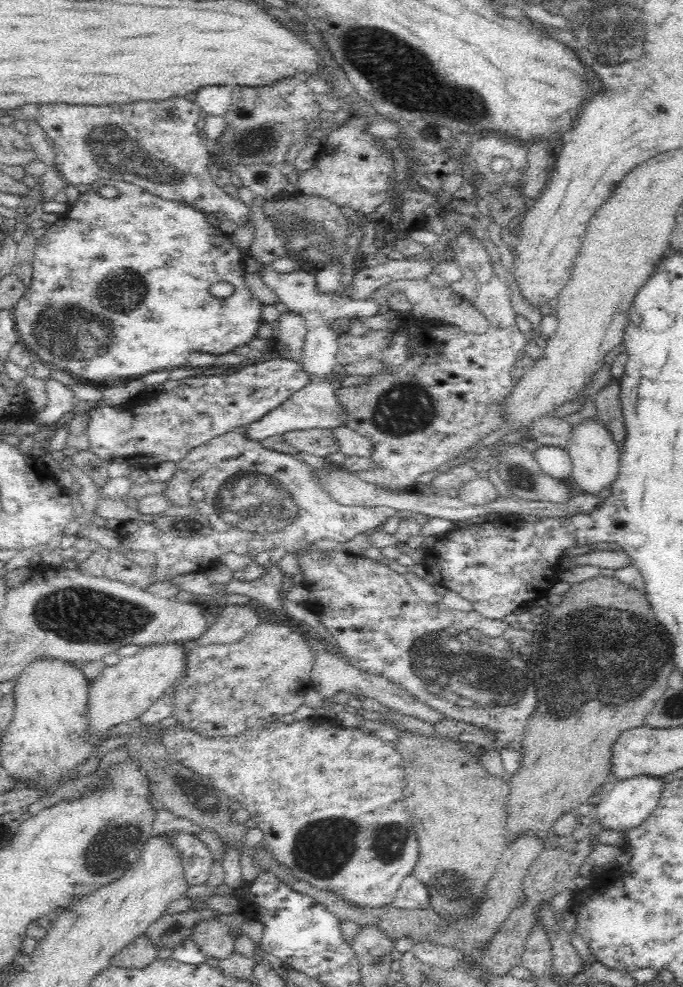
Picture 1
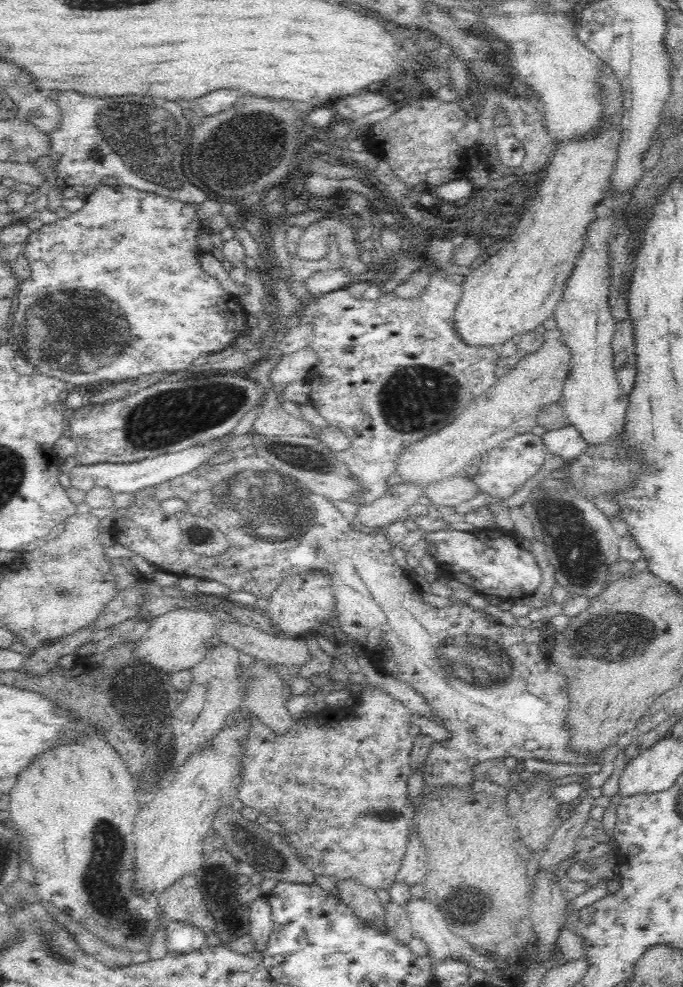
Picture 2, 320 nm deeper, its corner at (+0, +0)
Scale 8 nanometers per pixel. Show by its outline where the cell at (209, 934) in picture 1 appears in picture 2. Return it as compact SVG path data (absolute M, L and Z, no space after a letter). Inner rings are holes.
M195 872L180 876L174 884L159 892L157 898L167 920L193 924L201 928L204 933L213 930L214 917L208 913L202 903Z

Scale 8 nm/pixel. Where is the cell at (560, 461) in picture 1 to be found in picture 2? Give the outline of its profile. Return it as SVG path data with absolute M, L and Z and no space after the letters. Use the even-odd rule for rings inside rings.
M570 424L549 430L541 437L544 439L547 453L557 454L567 462L580 456L587 444L579 431Z

